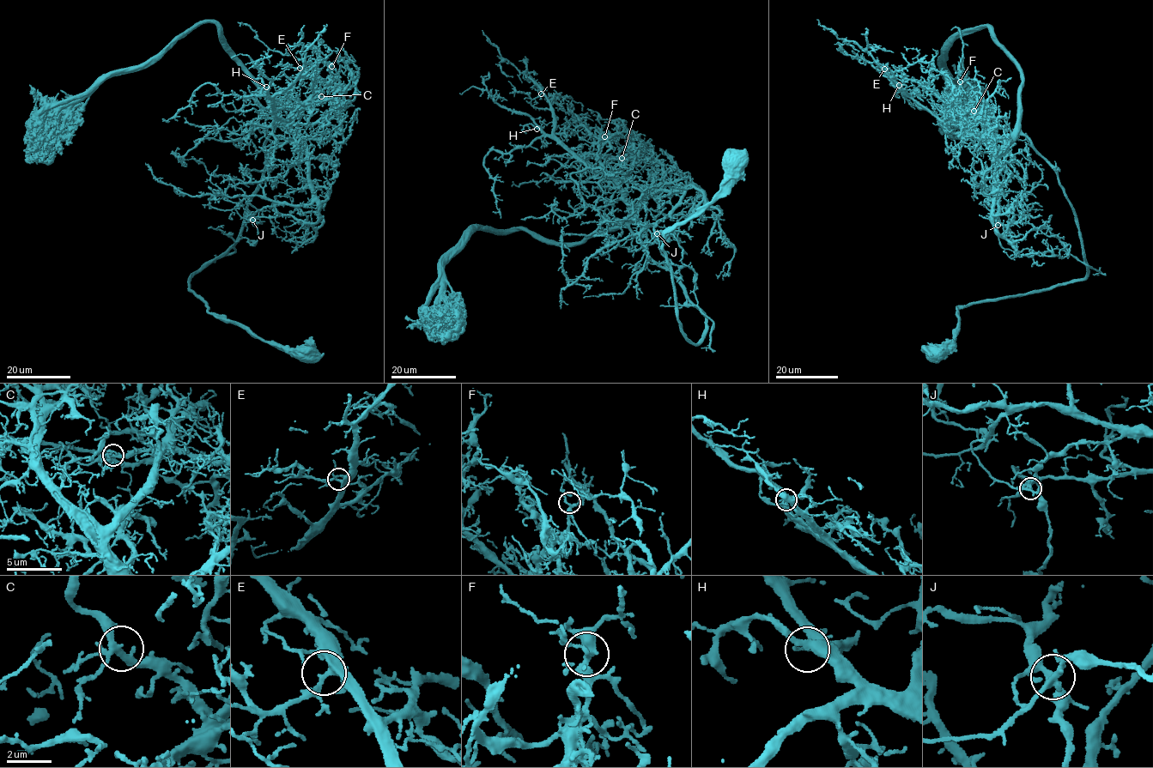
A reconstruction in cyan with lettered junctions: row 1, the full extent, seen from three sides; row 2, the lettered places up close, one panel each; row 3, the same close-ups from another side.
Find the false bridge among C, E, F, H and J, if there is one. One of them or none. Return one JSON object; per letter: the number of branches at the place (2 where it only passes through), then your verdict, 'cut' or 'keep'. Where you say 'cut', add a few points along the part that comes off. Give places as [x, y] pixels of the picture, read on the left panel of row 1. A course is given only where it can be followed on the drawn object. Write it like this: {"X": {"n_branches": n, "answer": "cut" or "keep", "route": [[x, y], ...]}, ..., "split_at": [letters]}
{"C": {"n_branches": 5, "answer": "keep"}, "E": {"n_branches": 5, "answer": "keep"}, "F": {"n_branches": 4, "answer": "keep"}, "H": {"n_branches": 4, "answer": "keep"}, "J": {"n_branches": 5, "answer": "cut", "route": [[252, 220], [257, 234], [255, 245], [247, 241], [252, 240], [243, 237], [233, 244], [235, 251], [203, 264]]}, "split_at": ["J"]}

